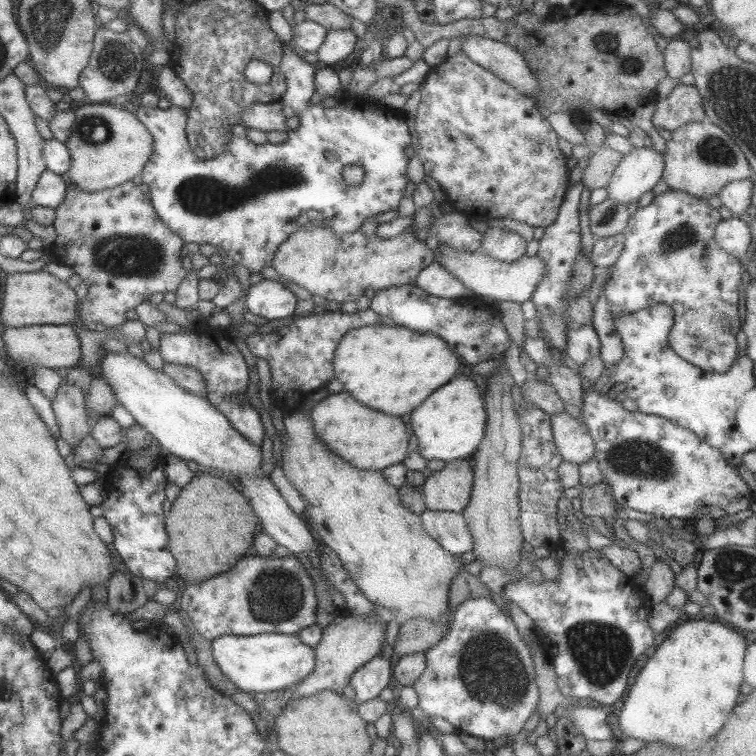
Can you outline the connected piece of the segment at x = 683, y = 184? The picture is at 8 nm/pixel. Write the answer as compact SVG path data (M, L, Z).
M708 118L703 122L690 122L672 132L667 149L663 153L664 172L662 178L669 189L687 192L698 198L719 195L724 185L733 180L749 179L753 170L739 145L720 126Z

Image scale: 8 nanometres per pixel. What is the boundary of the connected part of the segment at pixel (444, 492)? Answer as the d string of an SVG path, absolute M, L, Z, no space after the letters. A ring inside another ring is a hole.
M458 459L433 472L421 488L427 509L464 513L474 484L471 460Z

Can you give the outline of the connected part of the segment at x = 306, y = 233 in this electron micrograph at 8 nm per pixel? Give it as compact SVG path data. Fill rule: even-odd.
M328 227L299 228L277 248L271 266L278 275L313 295L341 303L355 301L367 288L379 291L415 284L420 272L436 262L425 241L410 231L406 229L396 238L381 239L376 233L364 235L360 228L344 236L336 236Z

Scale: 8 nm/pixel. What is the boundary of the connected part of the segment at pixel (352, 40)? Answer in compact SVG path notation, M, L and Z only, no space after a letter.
M329 30L322 47L316 52L321 62L328 66L332 66L347 58L358 42L359 38L354 30Z

